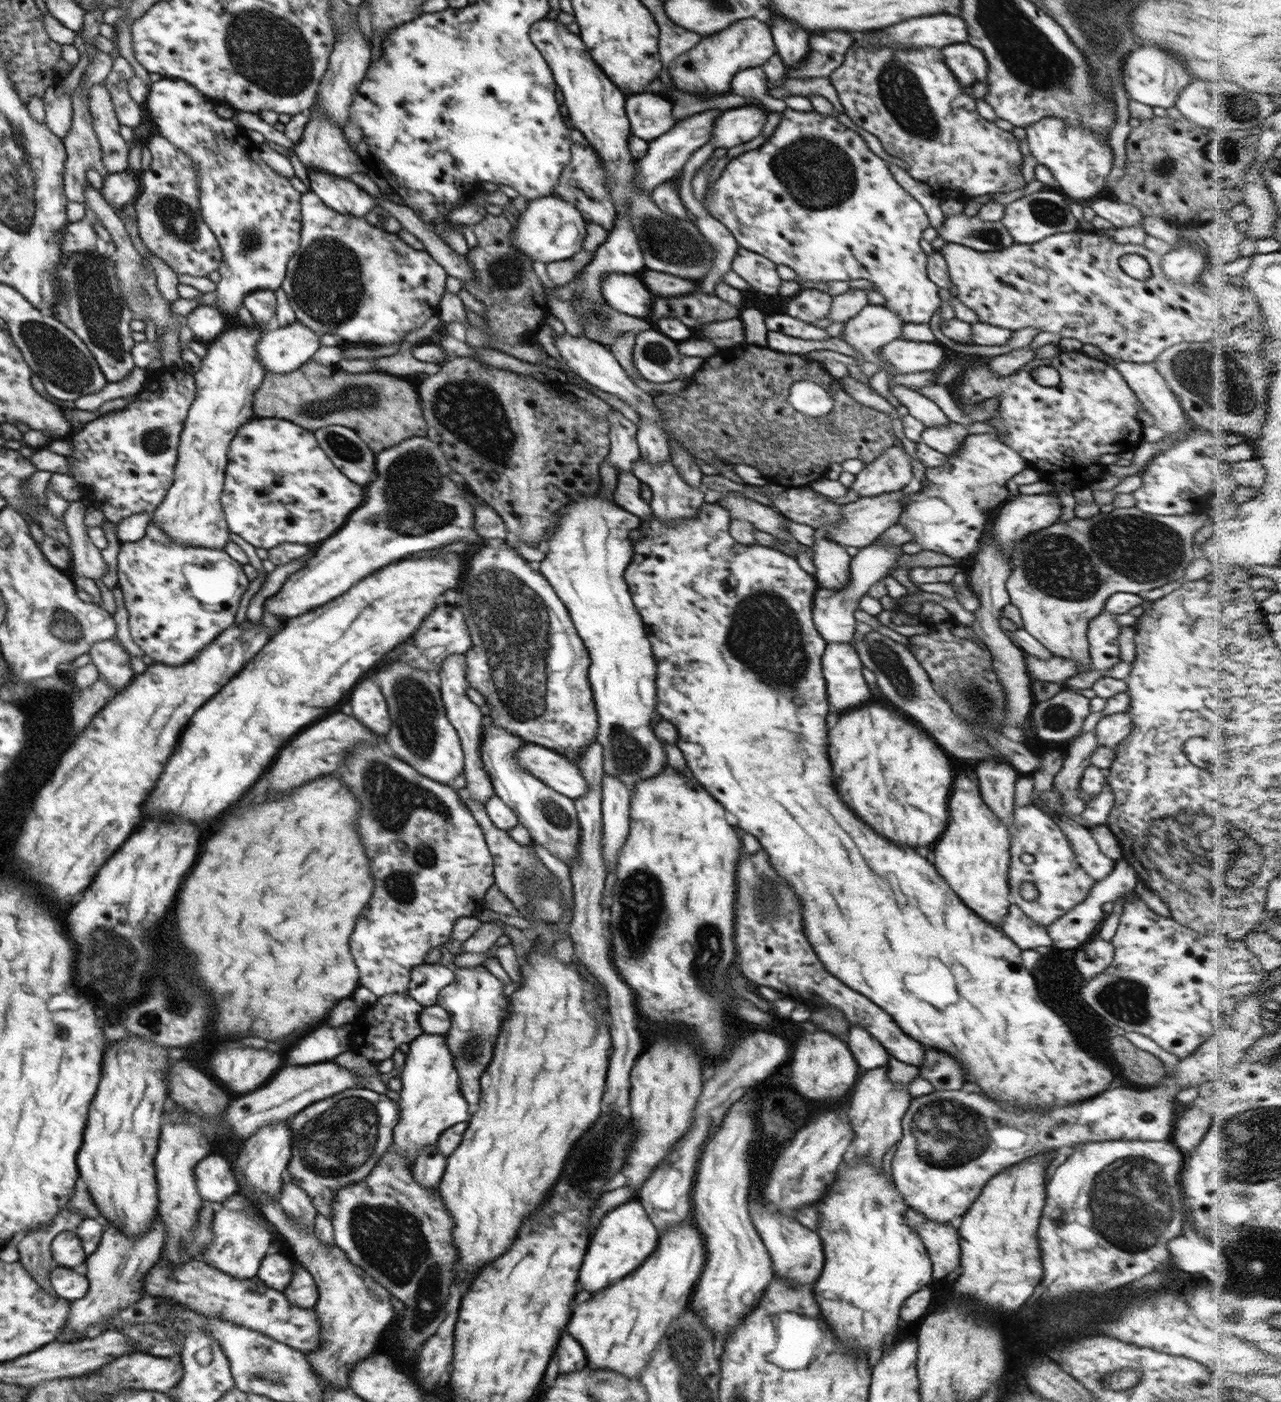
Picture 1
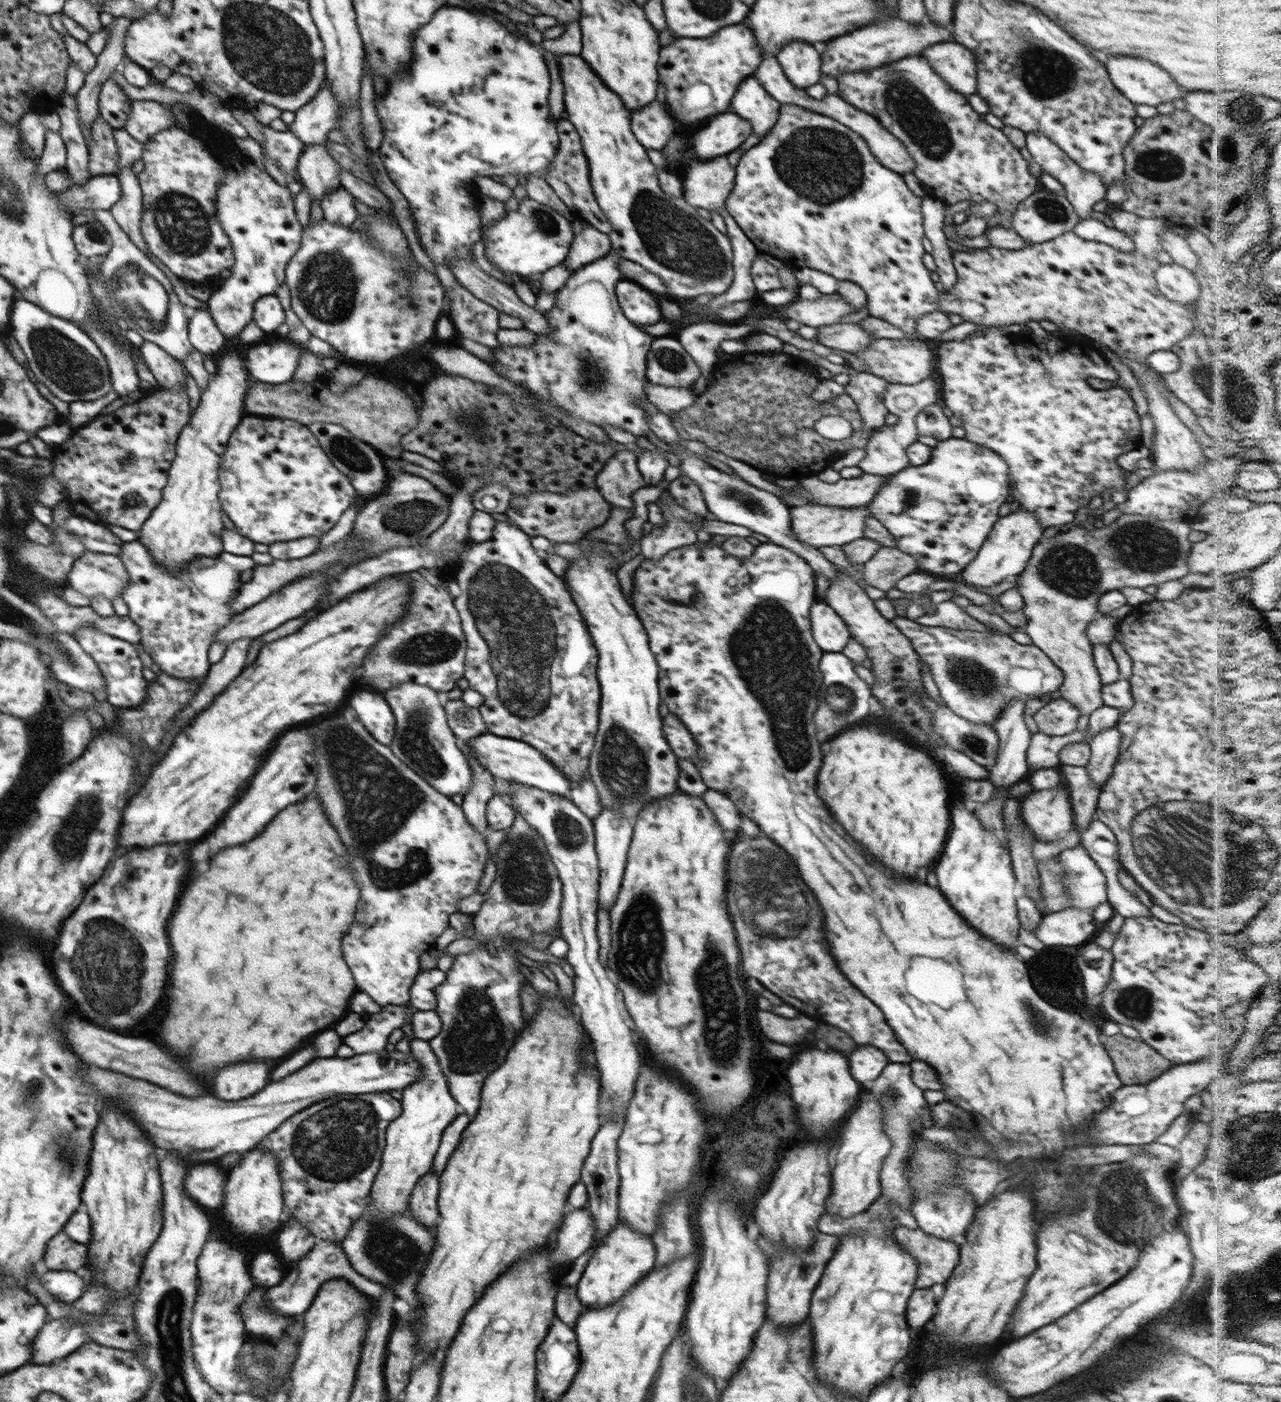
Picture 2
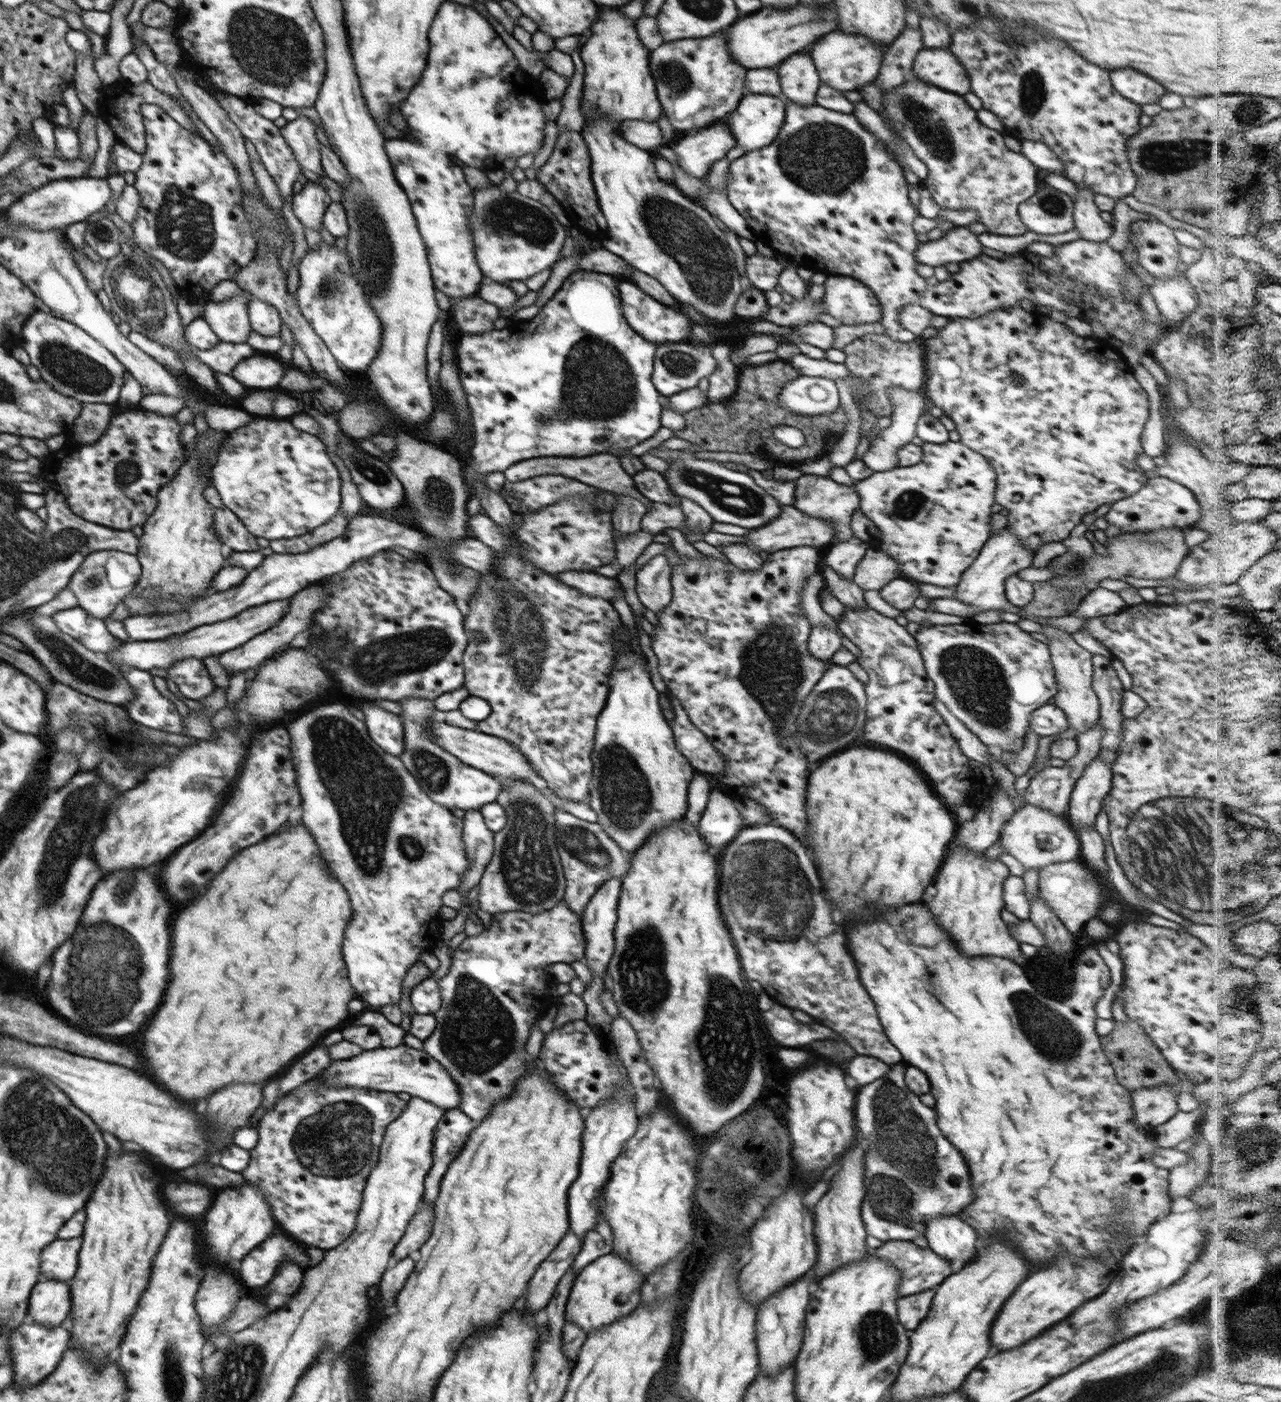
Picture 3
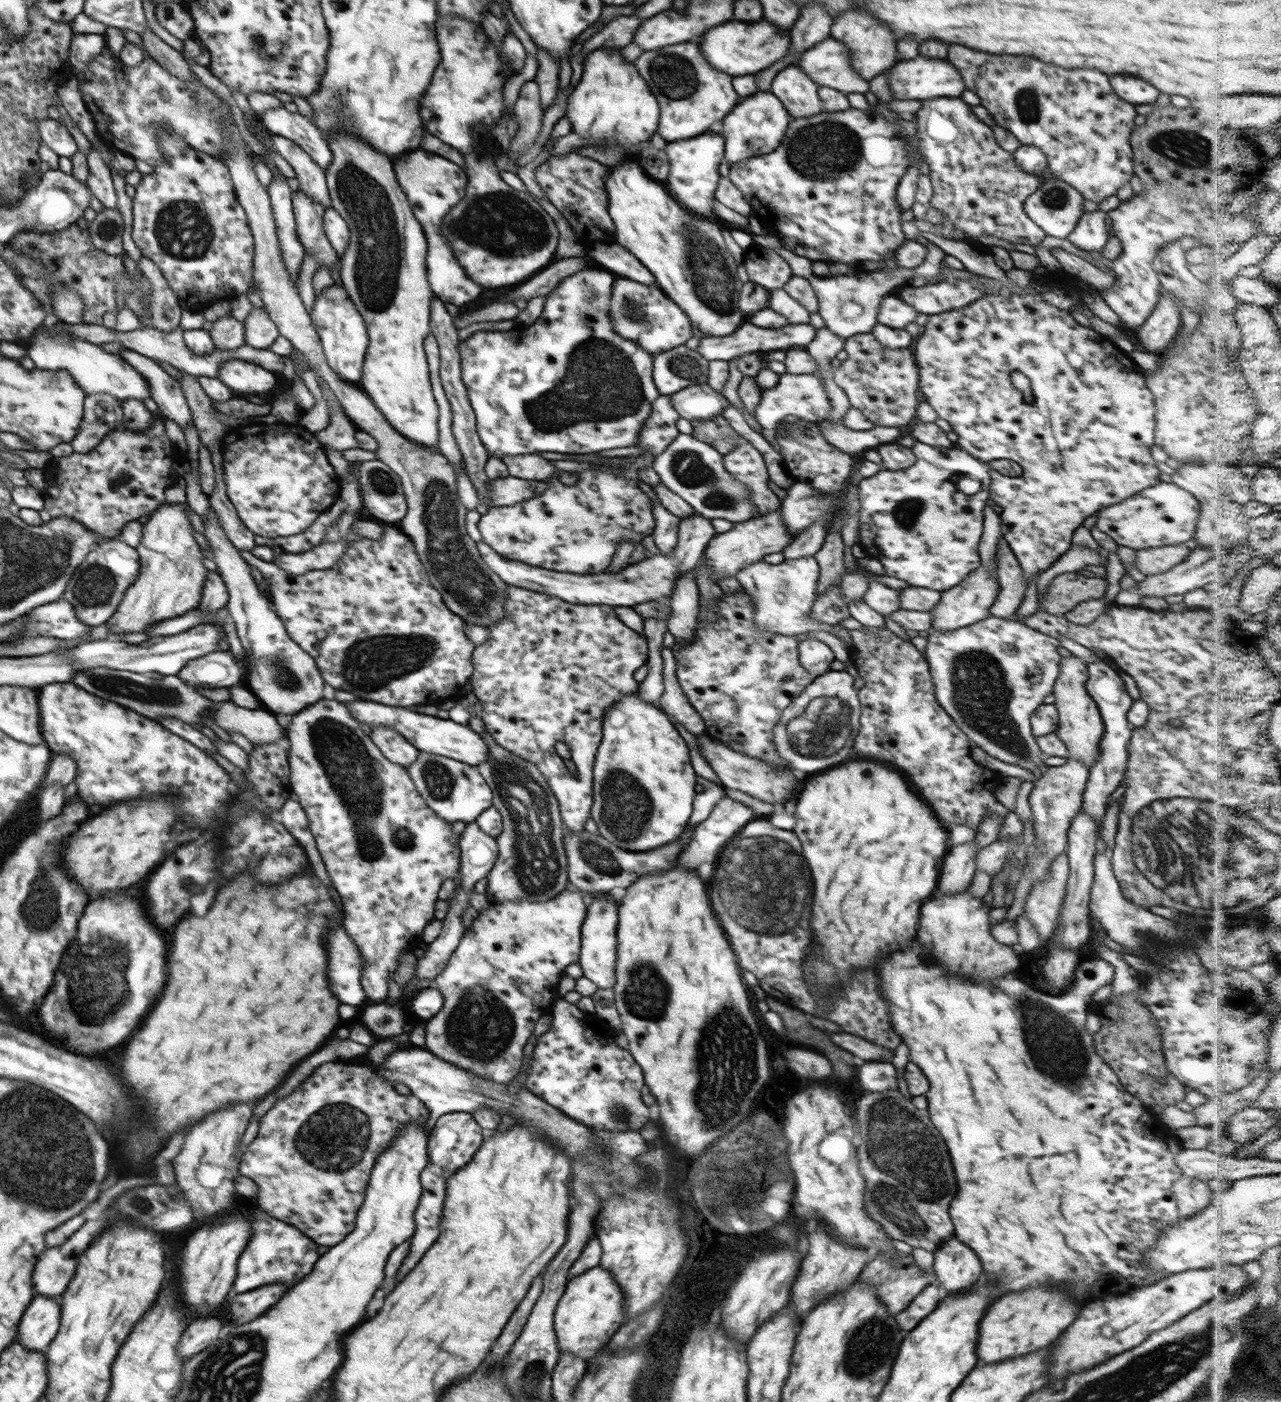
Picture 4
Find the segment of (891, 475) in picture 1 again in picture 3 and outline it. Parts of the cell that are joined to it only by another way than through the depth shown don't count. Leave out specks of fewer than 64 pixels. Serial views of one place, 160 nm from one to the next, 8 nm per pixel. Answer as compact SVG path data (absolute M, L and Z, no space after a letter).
M803 474L796 480L797 492L794 492L794 508L808 516L832 523L836 527L836 539L846 542L853 538L850 524L852 515L859 508L859 496L855 485L842 485L830 477Z

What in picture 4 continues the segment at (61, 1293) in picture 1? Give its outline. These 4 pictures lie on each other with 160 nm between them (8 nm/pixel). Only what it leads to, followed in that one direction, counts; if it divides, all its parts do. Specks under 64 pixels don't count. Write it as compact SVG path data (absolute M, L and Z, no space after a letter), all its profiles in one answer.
M35 1294L18 1324L15 1340L34 1352L45 1352L59 1331L59 1298Z

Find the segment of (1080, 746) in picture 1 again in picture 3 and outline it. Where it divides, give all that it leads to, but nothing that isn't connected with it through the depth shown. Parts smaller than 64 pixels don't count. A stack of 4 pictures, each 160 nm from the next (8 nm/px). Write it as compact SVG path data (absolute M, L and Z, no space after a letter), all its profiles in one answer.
M1033 804L1022 807L1002 825L999 838L1005 852L1018 859L1024 870L1040 870L1050 864L1080 857L1081 844L1066 816L1056 816Z

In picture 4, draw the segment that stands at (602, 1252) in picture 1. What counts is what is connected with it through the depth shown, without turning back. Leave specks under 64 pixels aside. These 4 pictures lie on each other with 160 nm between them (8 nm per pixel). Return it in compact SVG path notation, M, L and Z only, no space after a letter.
M598 1265L567 1281L553 1317L560 1353L570 1353L588 1362L626 1322L625 1296L612 1275Z

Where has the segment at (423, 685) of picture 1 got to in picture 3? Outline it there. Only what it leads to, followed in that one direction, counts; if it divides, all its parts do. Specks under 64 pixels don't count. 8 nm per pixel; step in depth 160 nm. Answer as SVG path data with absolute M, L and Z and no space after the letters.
M405 698L396 702L383 700L375 702L393 714L398 714L404 724L404 752L401 754L401 761L409 770L412 776L419 782L421 789L440 806L445 806L448 810L476 810L485 804L494 802L502 790L501 784L492 775L482 772L477 768L472 768L458 760L453 754L440 748L429 738L429 722L433 721L436 707L433 700L423 698Z

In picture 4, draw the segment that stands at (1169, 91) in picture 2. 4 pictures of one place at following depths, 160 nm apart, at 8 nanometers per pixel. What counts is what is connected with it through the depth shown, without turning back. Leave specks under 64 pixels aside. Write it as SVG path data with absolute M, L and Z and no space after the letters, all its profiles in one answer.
M1110 76L1110 84L1122 100L1134 105L1155 103L1160 96L1152 84L1132 76Z

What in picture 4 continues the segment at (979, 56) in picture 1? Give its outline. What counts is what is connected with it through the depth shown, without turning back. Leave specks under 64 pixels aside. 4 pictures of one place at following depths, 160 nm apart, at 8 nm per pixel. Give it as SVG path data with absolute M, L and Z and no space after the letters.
M914 58L900 62L889 70L888 84L896 99L929 100L930 98L958 98L966 90L963 78L956 72L952 64L946 60L930 60L930 58Z

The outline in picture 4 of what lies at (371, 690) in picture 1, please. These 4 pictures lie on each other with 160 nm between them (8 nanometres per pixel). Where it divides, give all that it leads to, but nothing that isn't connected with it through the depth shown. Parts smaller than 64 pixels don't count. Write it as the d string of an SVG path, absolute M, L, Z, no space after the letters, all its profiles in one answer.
M389 726L372 728L370 736L382 754L394 764L408 767L418 758L419 750Z

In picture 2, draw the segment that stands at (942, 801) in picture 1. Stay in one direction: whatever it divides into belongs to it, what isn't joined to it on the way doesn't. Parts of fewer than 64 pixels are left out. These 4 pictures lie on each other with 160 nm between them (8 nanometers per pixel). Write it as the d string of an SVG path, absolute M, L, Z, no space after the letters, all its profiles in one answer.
M876 722L850 728L830 742L830 752L824 756L818 772L816 792L834 820L840 822L870 856L894 874L912 878L922 866L928 866L930 862L935 864L943 852L951 828L951 810L948 808L948 782L942 768L924 750L908 746L900 736Z

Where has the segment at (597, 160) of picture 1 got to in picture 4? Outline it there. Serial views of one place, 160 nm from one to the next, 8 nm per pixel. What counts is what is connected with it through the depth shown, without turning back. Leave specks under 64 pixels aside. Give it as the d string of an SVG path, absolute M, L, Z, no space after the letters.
M570 151L564 156L554 154L535 170L536 183L545 198L560 211L576 235L577 241L590 247L596 242L615 242L615 226L608 212L609 196L604 179L609 167L589 157Z

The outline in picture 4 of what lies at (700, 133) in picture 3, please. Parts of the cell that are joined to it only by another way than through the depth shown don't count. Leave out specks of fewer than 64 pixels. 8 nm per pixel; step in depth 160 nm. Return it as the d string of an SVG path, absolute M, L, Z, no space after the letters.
M706 132L688 138L667 143L665 153L669 162L669 173L663 182L666 190L682 207L696 215L718 219L715 214L716 185L720 181L718 166L724 158L725 140L721 133Z

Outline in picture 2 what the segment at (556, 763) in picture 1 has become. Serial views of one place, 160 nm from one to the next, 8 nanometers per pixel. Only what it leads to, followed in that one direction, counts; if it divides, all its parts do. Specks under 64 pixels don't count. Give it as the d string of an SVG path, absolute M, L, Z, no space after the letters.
M490 732L474 737L469 742L469 751L490 774L497 780L520 782L540 790L568 797L572 782L568 780L540 751L524 741L510 737L496 736Z

